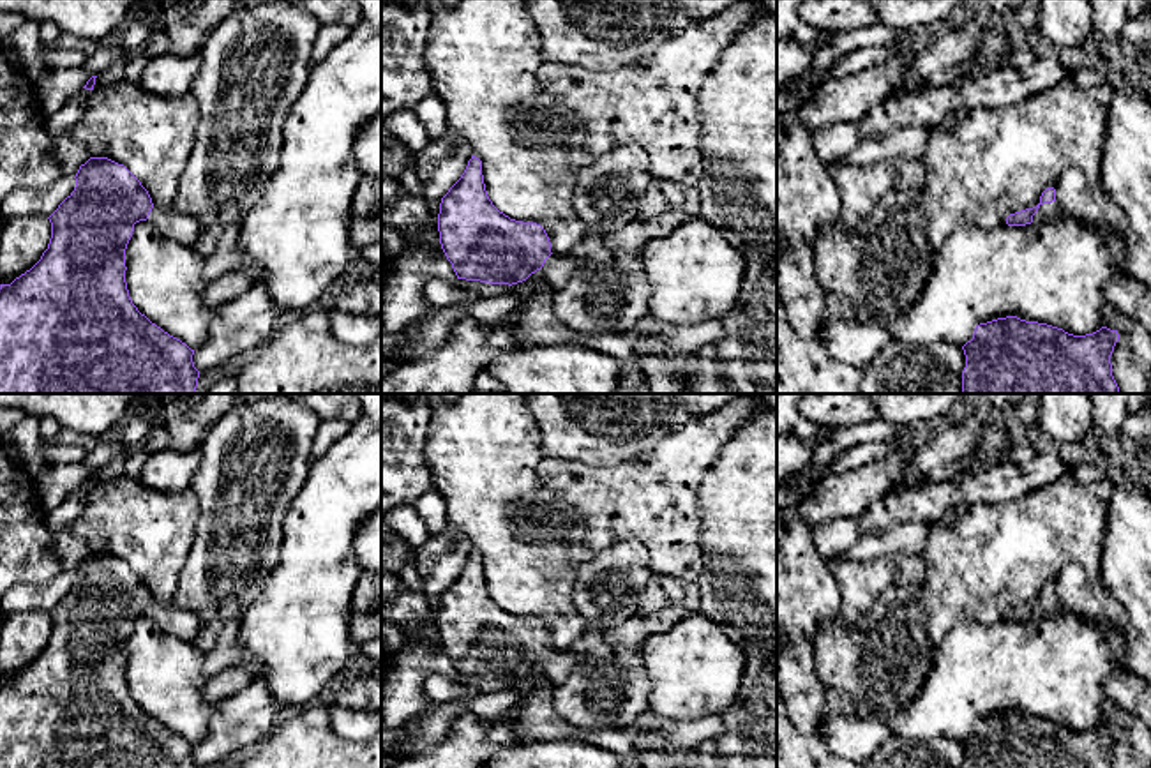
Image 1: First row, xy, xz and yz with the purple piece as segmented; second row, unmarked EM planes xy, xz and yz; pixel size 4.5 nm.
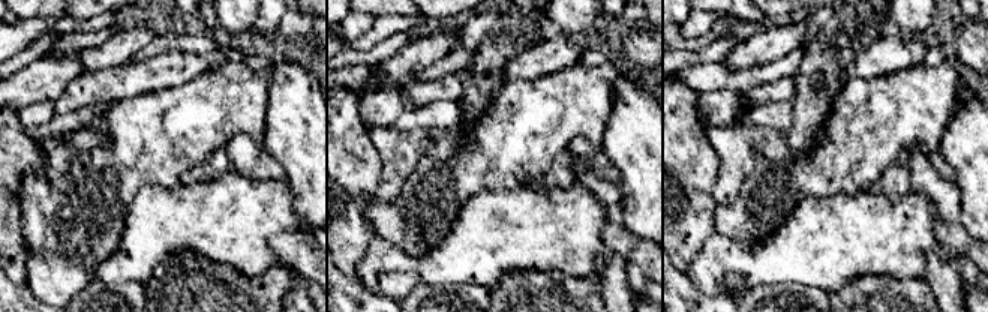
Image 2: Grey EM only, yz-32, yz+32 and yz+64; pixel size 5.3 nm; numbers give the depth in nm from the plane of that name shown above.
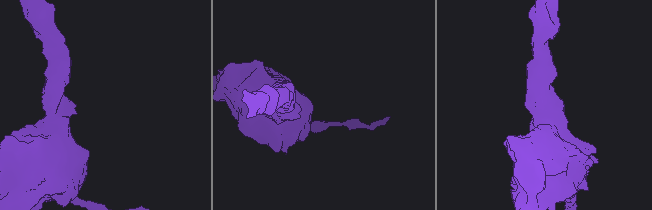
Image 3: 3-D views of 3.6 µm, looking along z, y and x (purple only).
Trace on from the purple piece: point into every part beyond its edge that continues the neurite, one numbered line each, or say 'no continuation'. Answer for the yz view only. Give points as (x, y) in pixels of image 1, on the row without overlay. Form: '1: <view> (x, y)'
1: yz (1047, 608)

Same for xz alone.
1: xz (556, 666)

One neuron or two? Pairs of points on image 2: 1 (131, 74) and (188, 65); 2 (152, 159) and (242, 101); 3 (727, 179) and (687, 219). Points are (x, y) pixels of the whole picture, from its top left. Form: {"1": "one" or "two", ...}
{"1": "one", "2": "one", "3": "two"}

